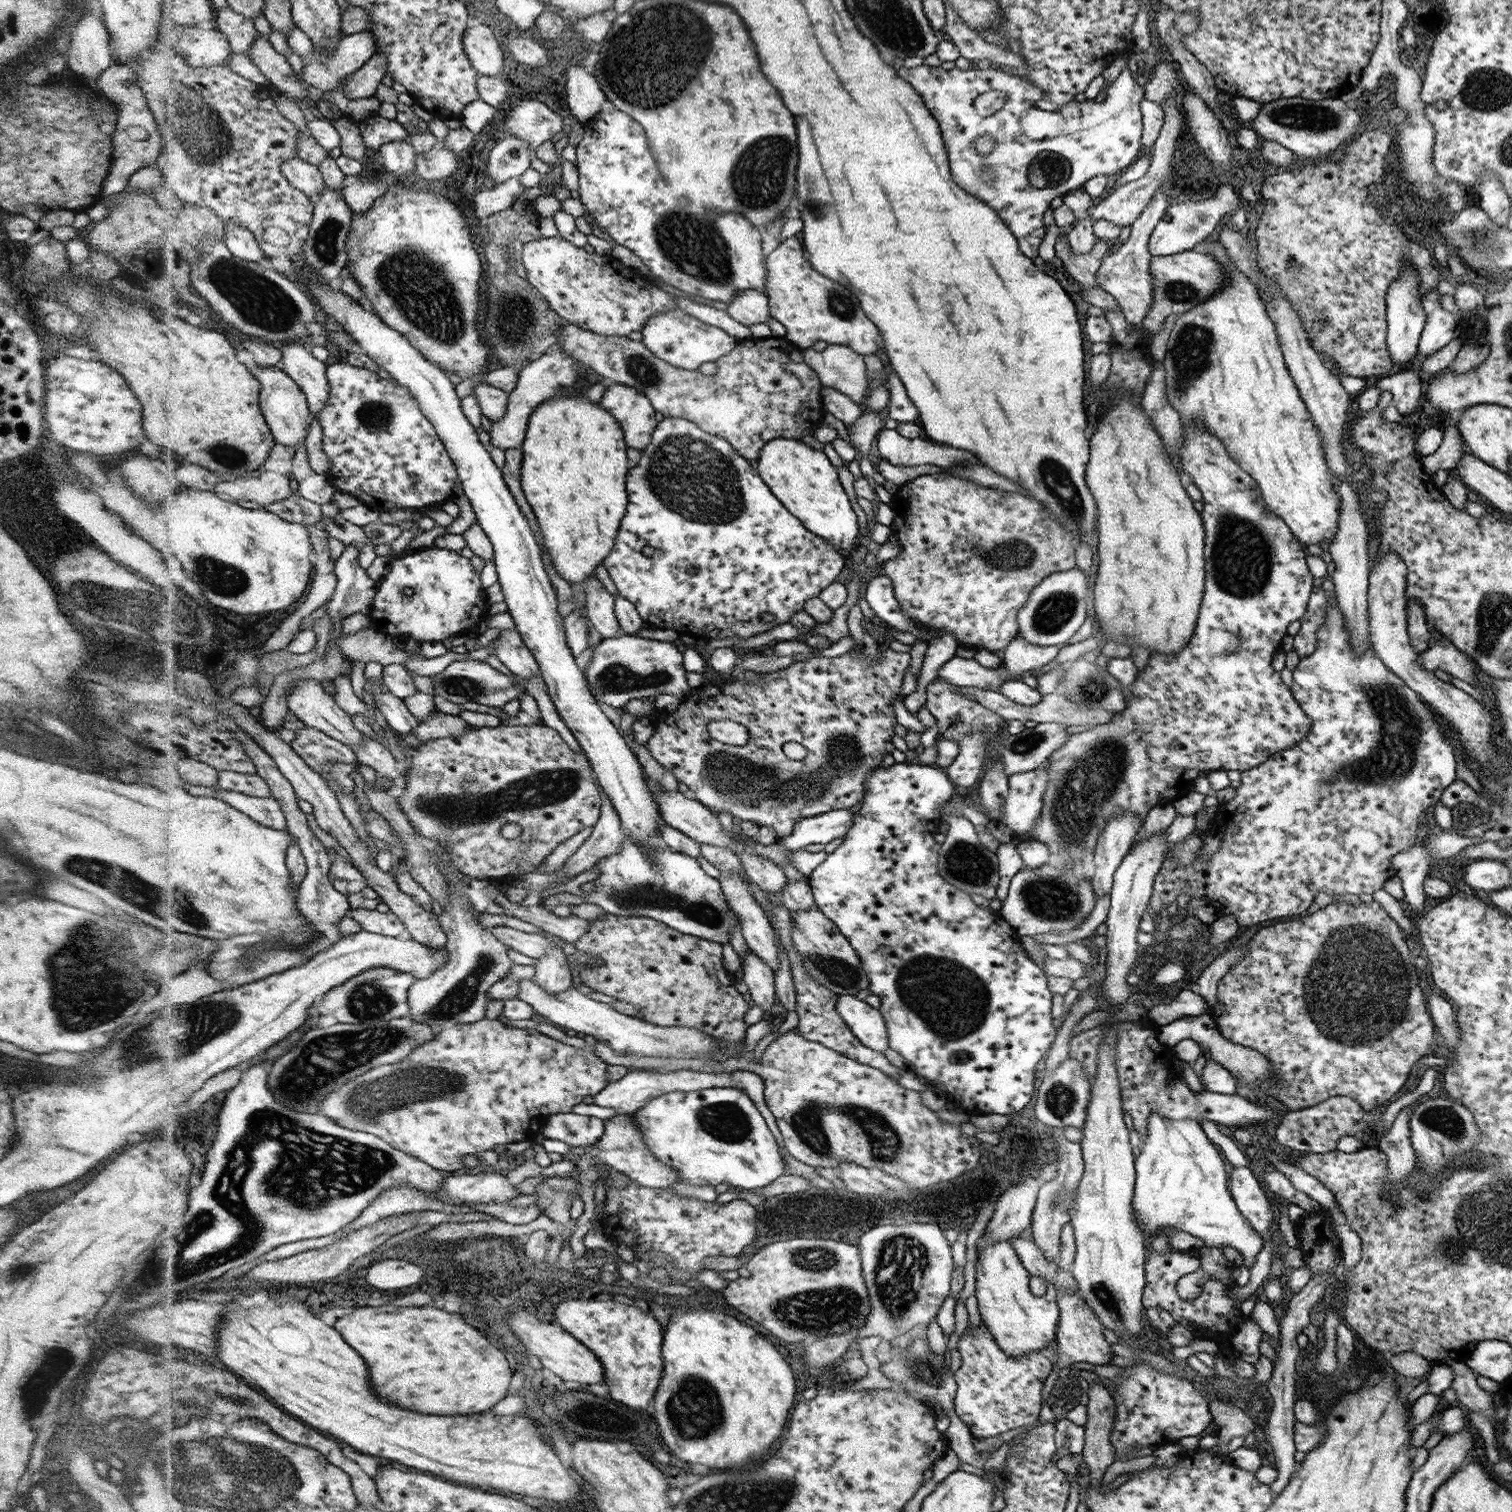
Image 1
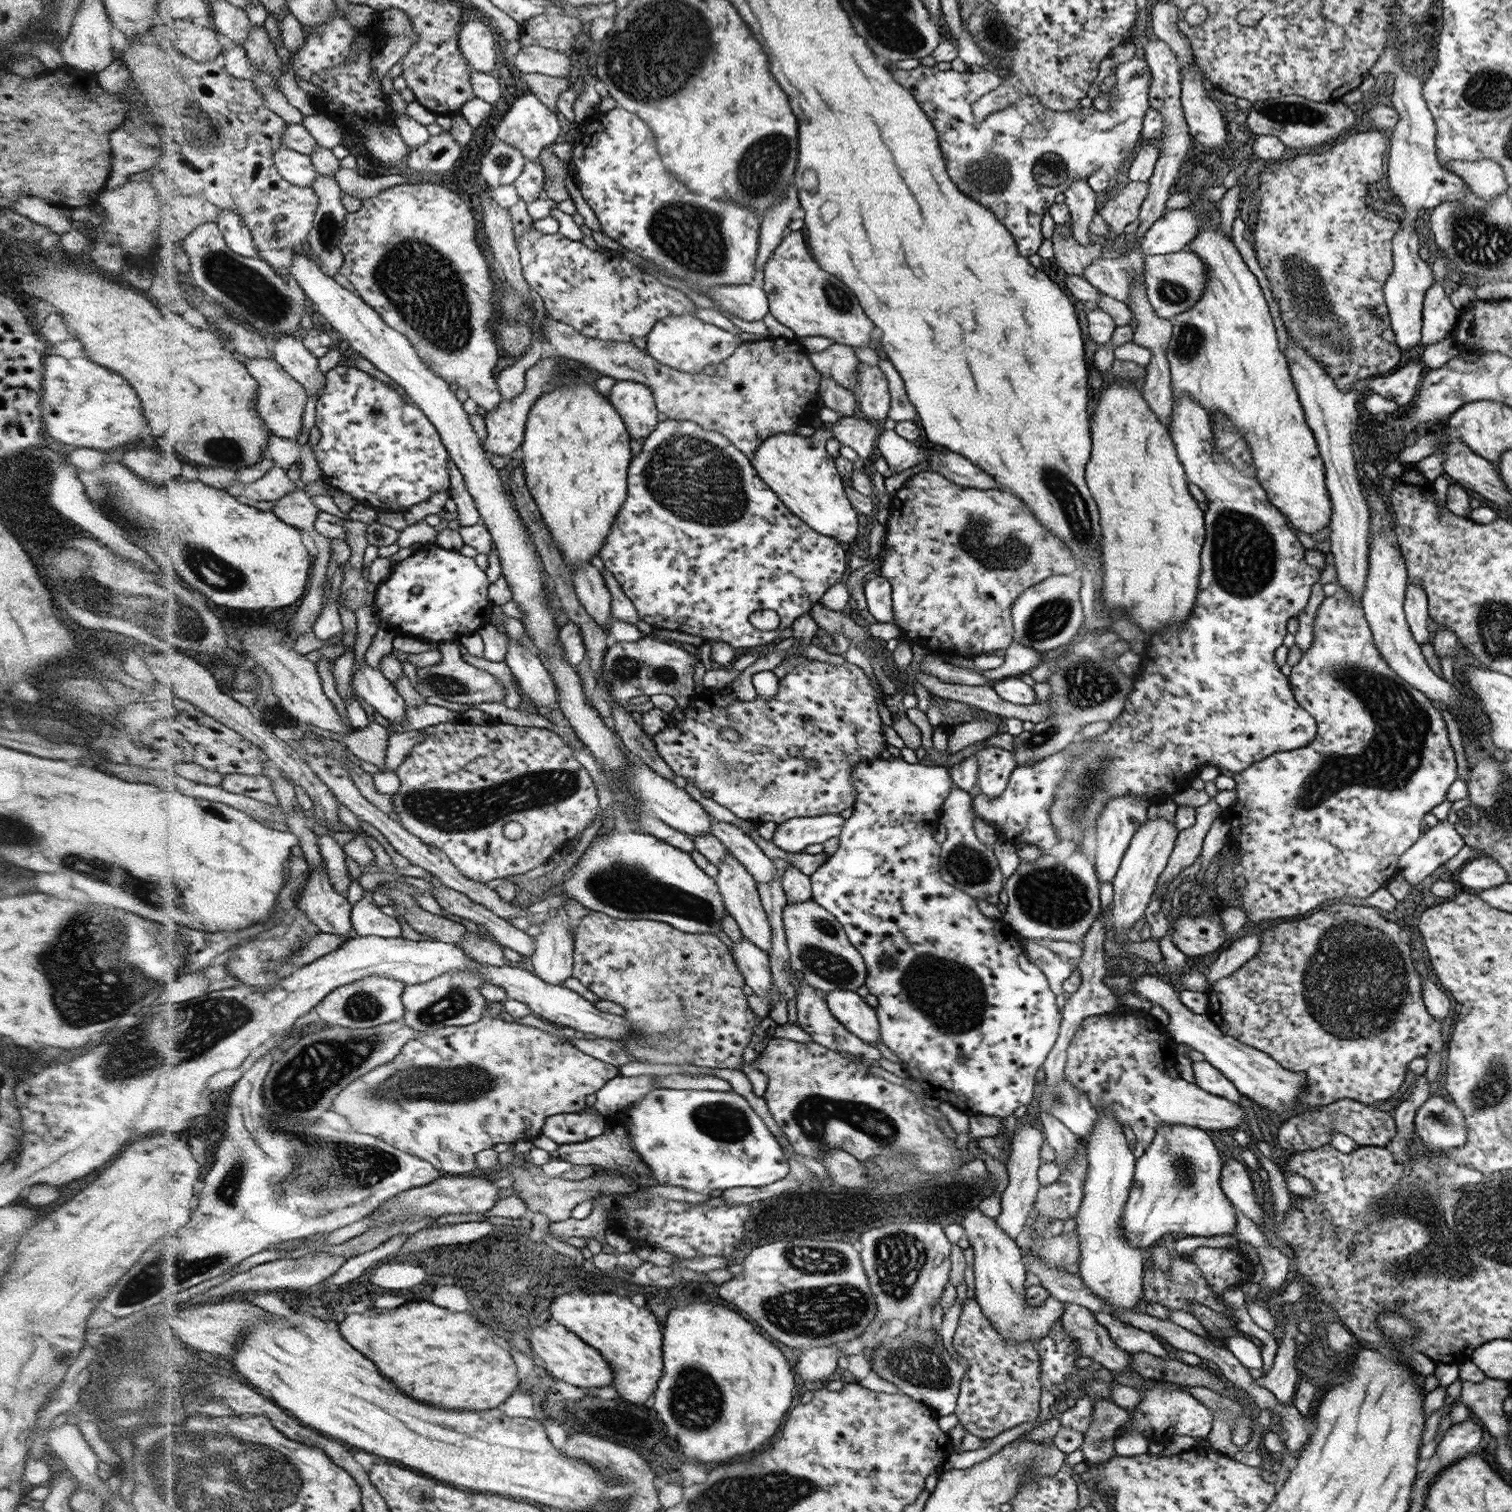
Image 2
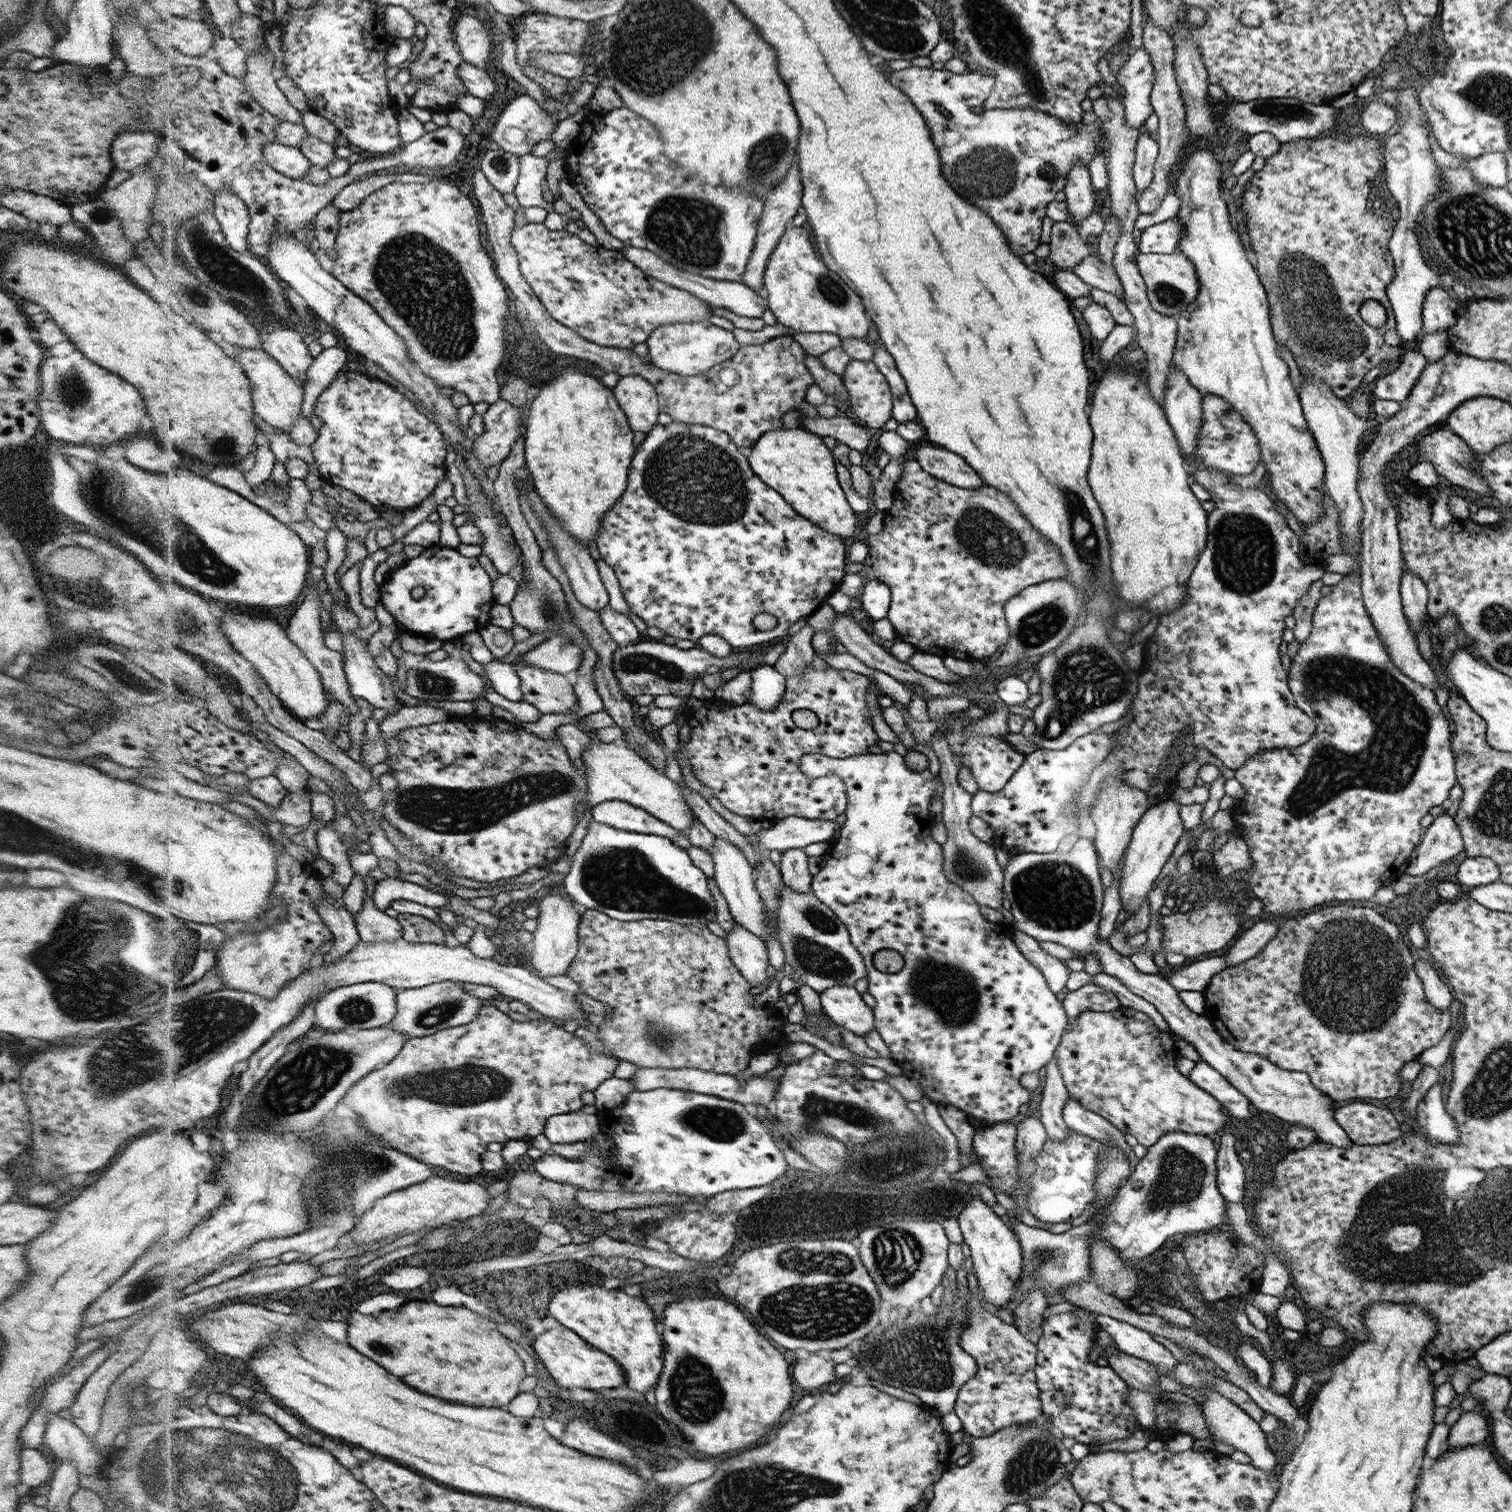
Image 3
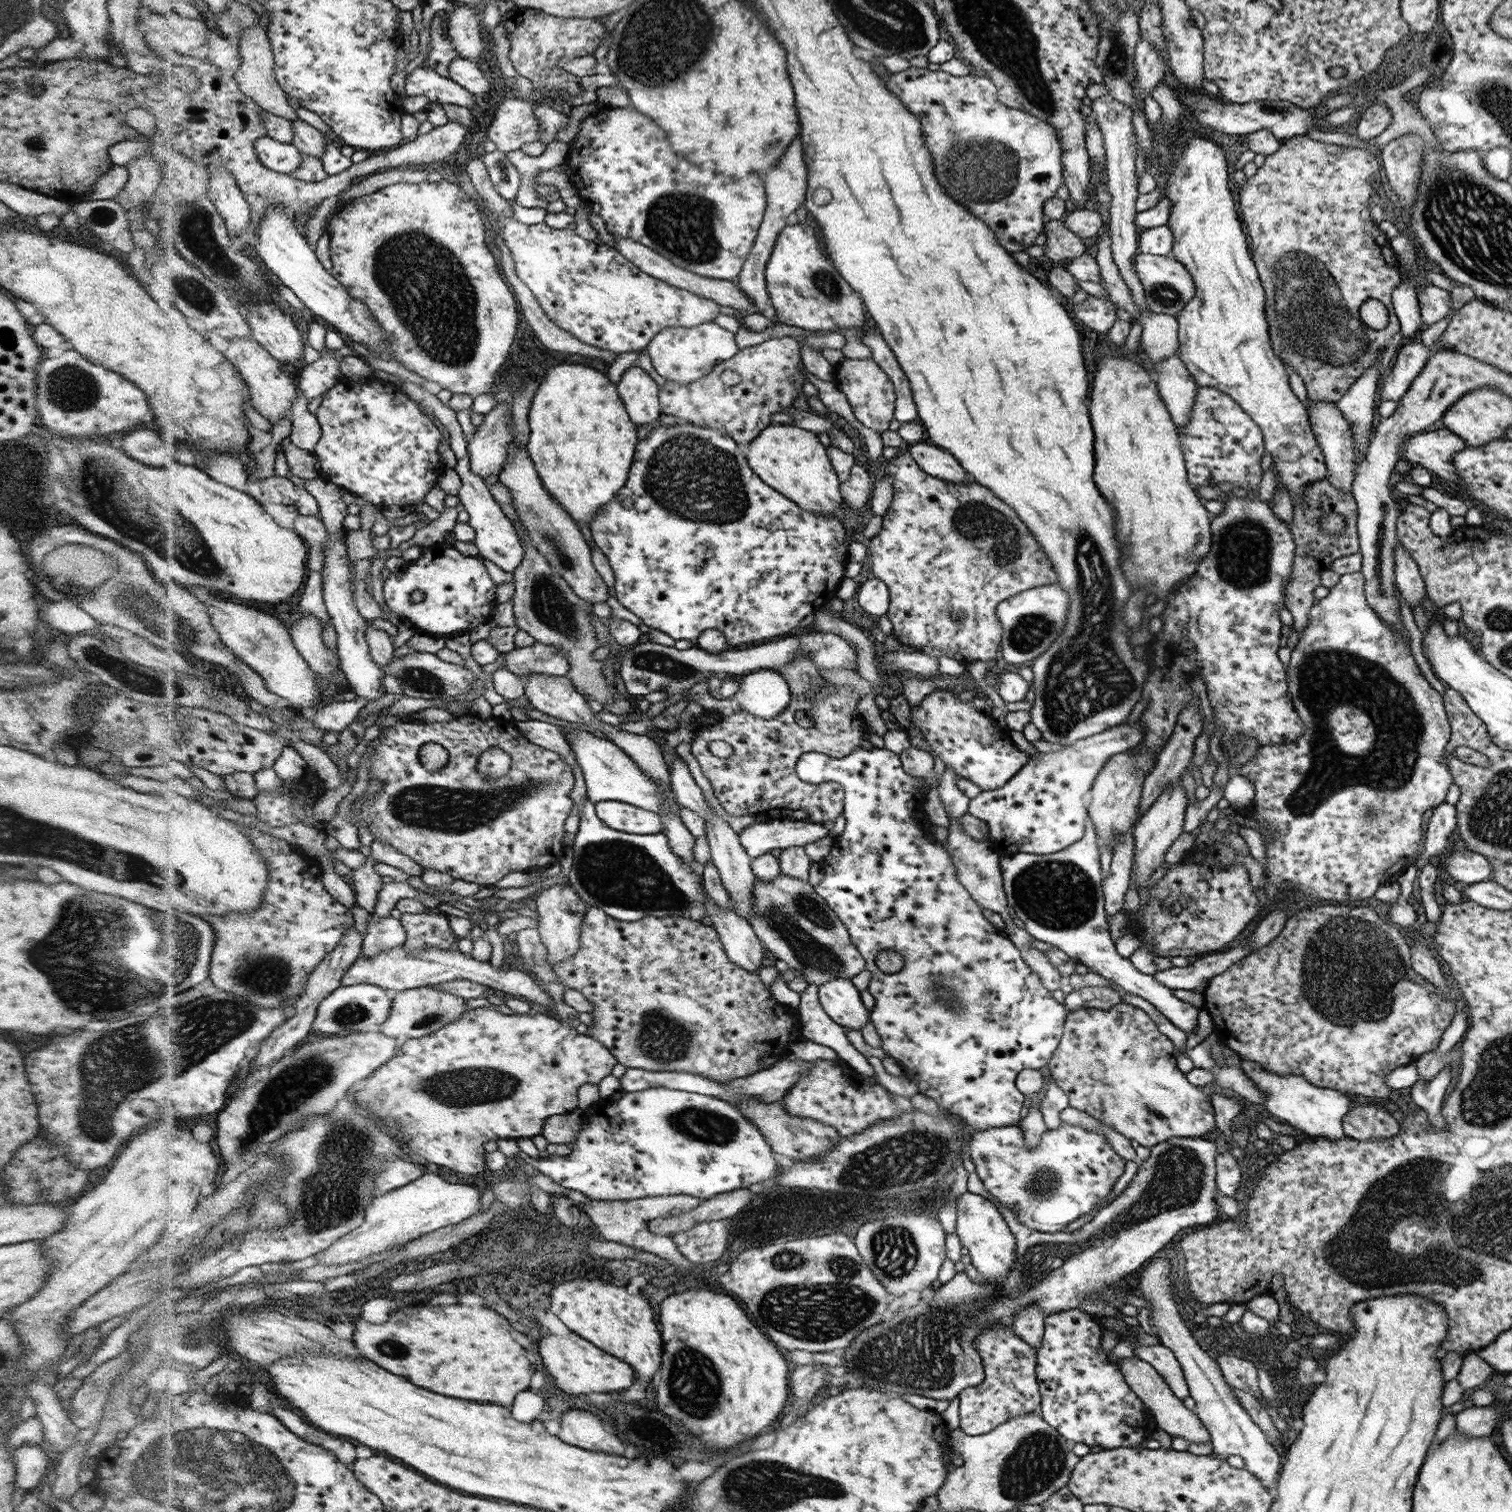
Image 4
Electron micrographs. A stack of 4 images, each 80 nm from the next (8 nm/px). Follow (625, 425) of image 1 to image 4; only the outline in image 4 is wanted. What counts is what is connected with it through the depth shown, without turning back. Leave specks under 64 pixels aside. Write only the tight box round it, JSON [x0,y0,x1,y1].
[617,364,660,424]

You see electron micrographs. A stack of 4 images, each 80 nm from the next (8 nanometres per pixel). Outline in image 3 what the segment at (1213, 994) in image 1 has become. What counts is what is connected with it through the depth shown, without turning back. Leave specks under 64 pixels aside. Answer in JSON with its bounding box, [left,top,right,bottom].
[1227,920,1278,968]

